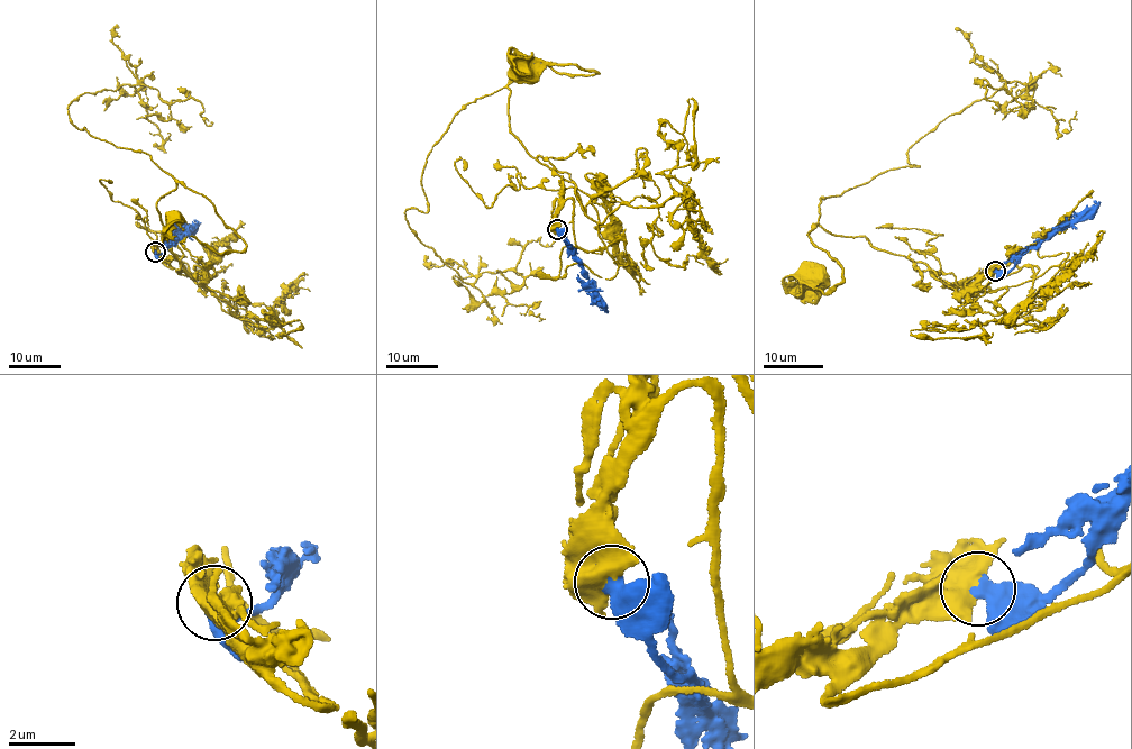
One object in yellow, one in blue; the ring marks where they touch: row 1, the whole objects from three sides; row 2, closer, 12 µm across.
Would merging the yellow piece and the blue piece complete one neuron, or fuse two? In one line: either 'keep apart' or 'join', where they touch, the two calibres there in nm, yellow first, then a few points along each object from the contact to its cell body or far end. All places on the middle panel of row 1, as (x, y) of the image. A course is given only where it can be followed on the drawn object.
join | (557, 229) | 700/550 nm | yellow via (556, 228), (560, 179), (510, 131), (508, 84), (533, 67), (598, 73), (568, 64), (521, 72) | blue via (556, 228), (596, 289), (608, 313)

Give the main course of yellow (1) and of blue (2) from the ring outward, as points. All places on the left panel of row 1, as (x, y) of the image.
1: (155, 252), (172, 256), (173, 239), (156, 203), (177, 182), (204, 195), (245, 247), (215, 252), (177, 222)
2: (155, 252), (157, 256), (182, 236), (189, 236), (200, 224)

